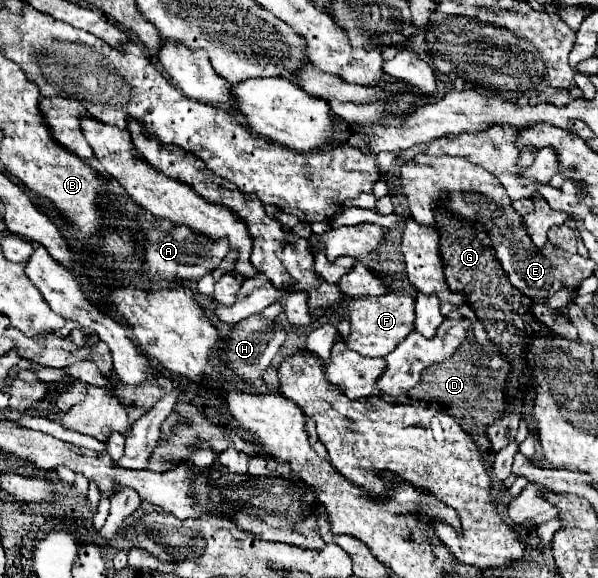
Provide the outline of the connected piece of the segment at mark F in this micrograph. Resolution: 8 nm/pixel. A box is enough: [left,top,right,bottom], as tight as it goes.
[344,290,414,356]

